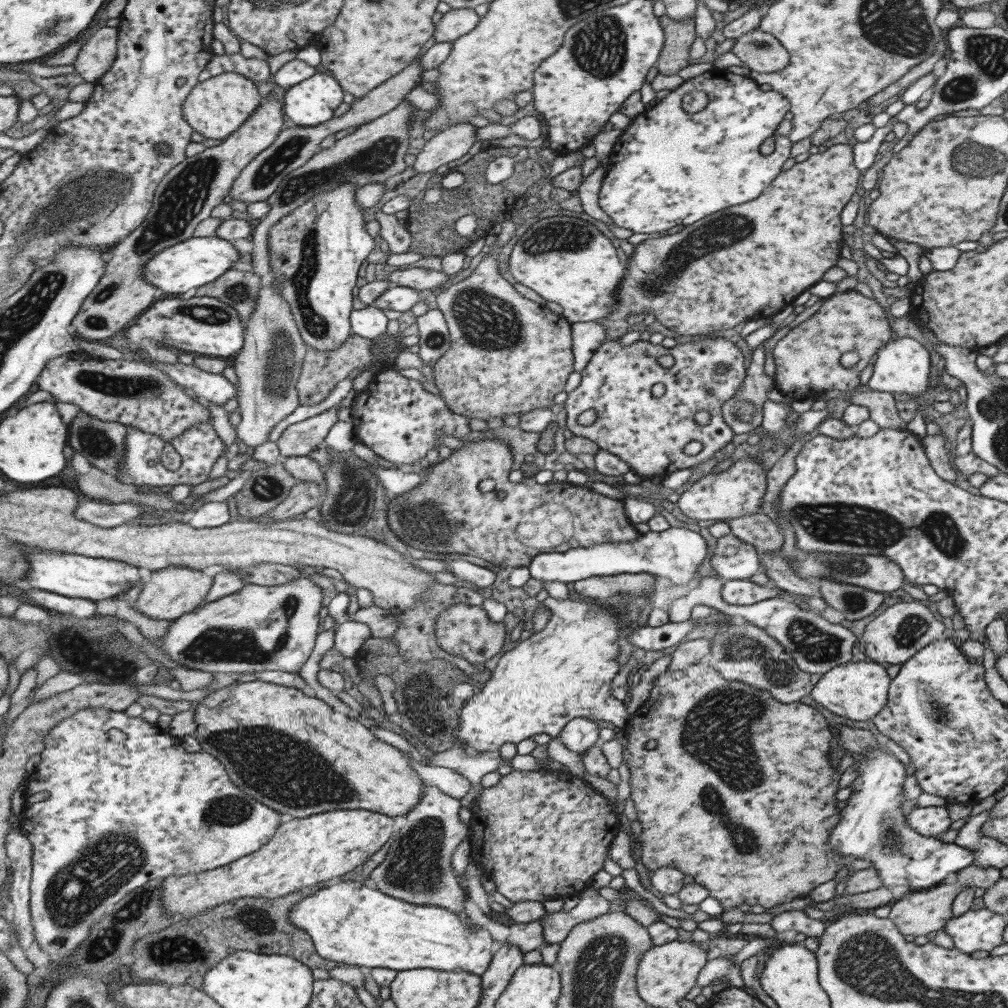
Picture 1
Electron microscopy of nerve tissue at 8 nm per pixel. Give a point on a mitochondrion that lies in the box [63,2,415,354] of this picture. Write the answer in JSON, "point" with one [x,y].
{"point":[183,198]}

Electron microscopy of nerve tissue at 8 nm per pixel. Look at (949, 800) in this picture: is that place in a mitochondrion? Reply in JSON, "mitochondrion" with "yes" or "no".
{"mitochondrion":"no"}

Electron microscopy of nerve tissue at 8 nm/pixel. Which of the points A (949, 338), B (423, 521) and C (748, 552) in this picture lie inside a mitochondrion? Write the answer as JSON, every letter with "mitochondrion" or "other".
{"A":"other","B":"mitochondrion","C":"other"}

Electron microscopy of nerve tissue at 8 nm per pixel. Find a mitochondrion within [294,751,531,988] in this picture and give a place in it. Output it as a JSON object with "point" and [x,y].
{"point":[415,866]}

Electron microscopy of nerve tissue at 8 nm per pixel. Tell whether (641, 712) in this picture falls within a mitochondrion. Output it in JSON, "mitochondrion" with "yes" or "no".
{"mitochondrion":"no"}

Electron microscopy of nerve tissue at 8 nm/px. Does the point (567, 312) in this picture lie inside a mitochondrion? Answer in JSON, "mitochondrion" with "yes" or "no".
{"mitochondrion":"no"}

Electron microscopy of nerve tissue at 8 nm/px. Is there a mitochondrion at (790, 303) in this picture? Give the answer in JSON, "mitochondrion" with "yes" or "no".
{"mitochondrion":"no"}

